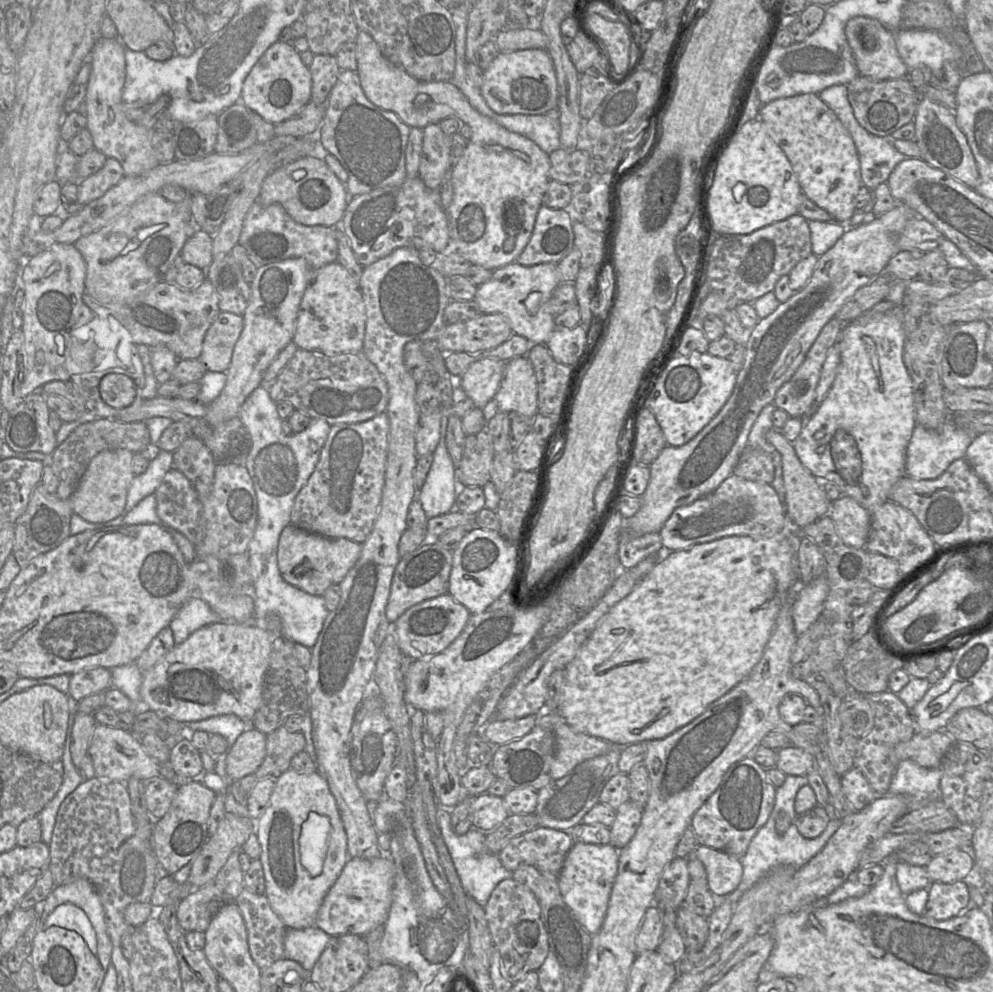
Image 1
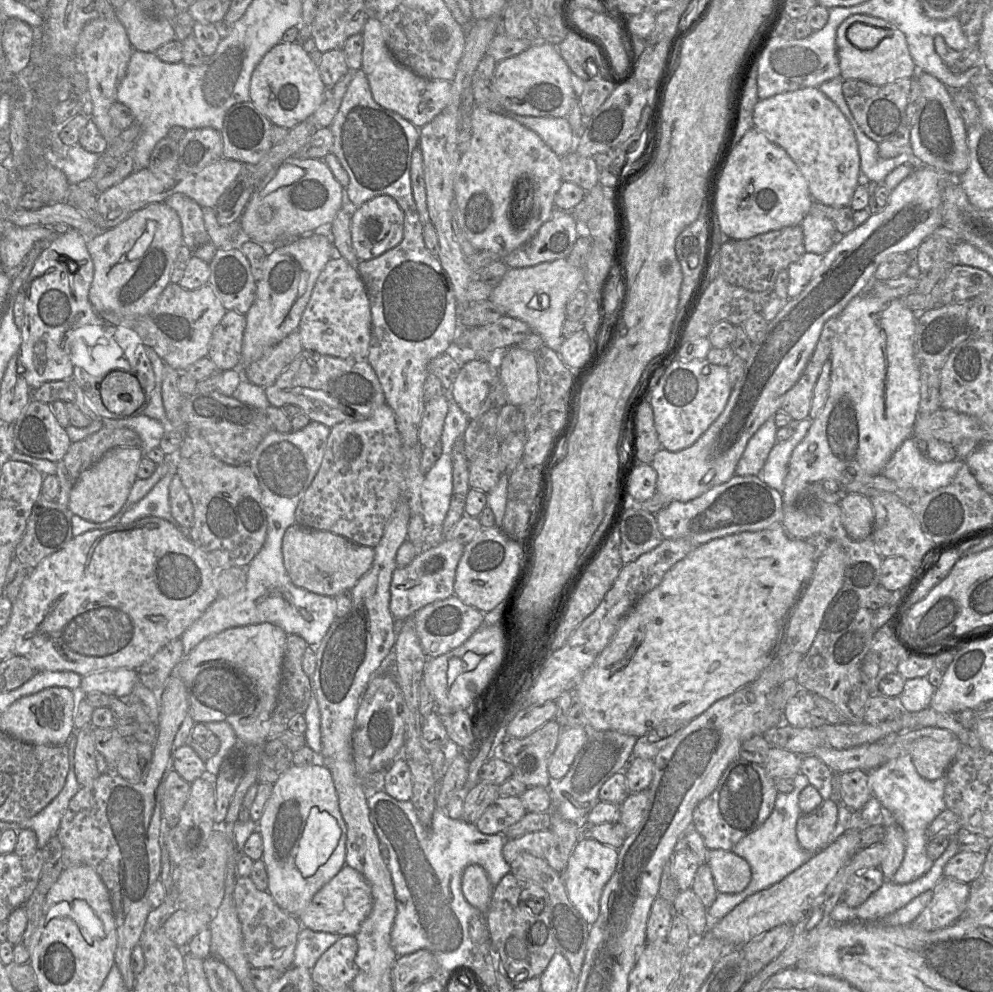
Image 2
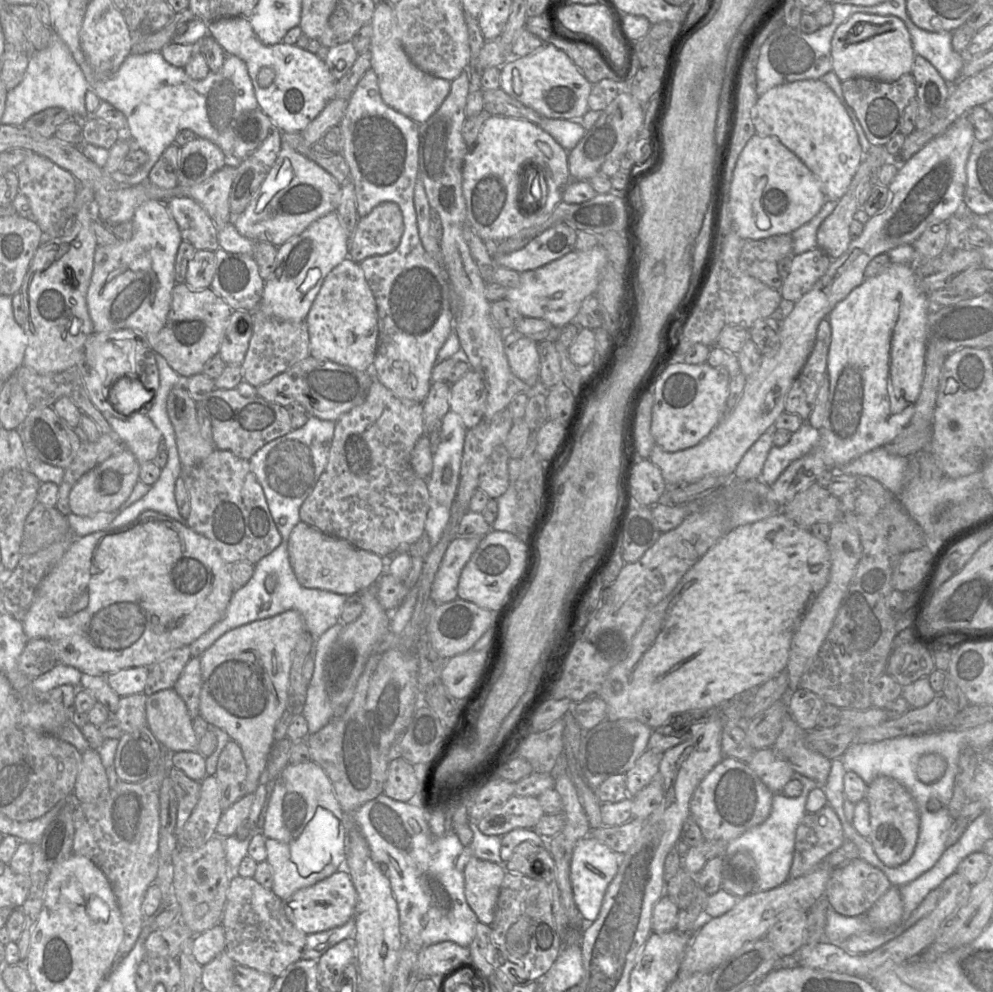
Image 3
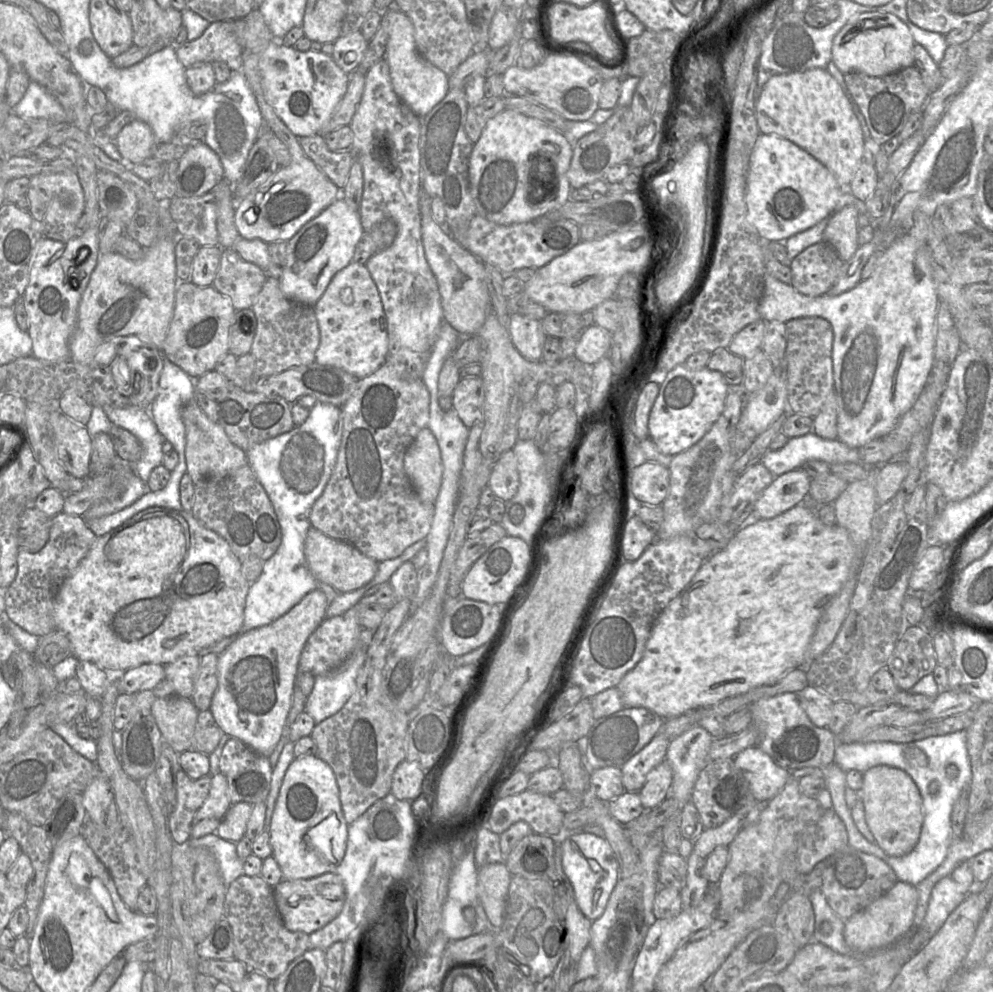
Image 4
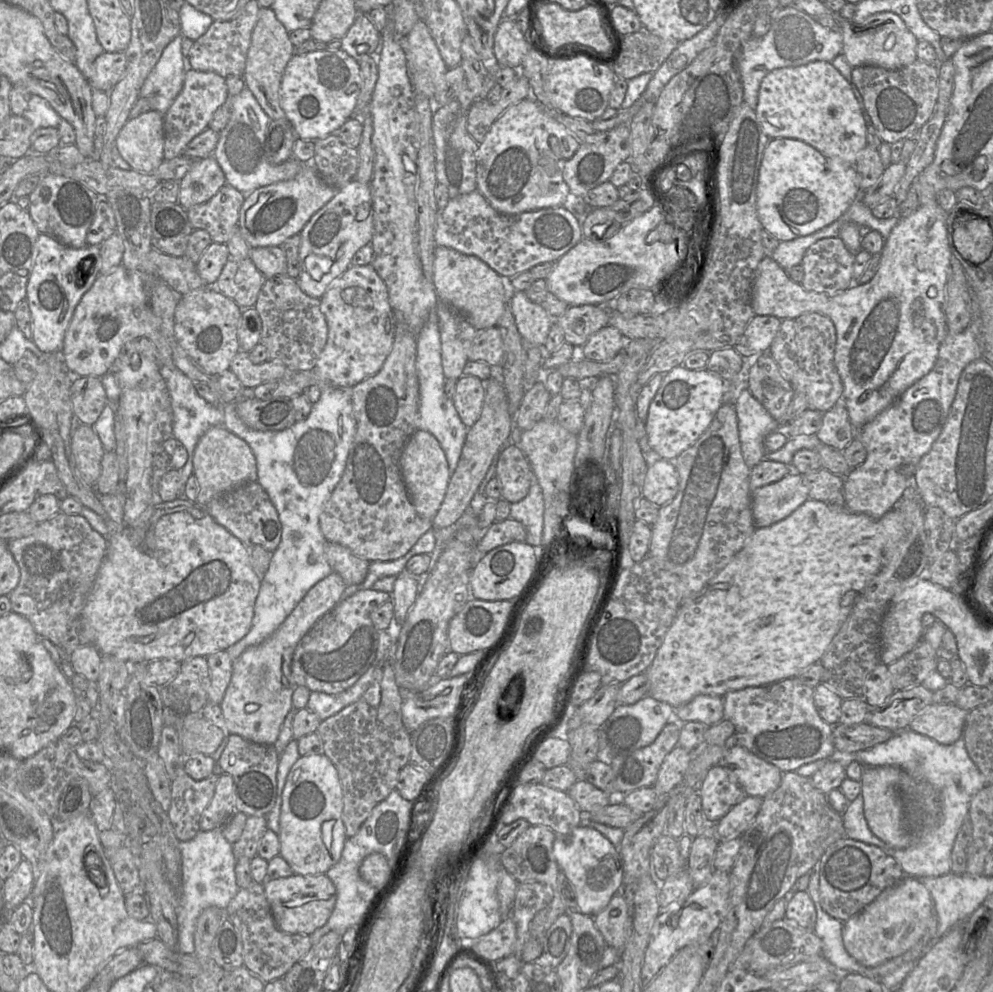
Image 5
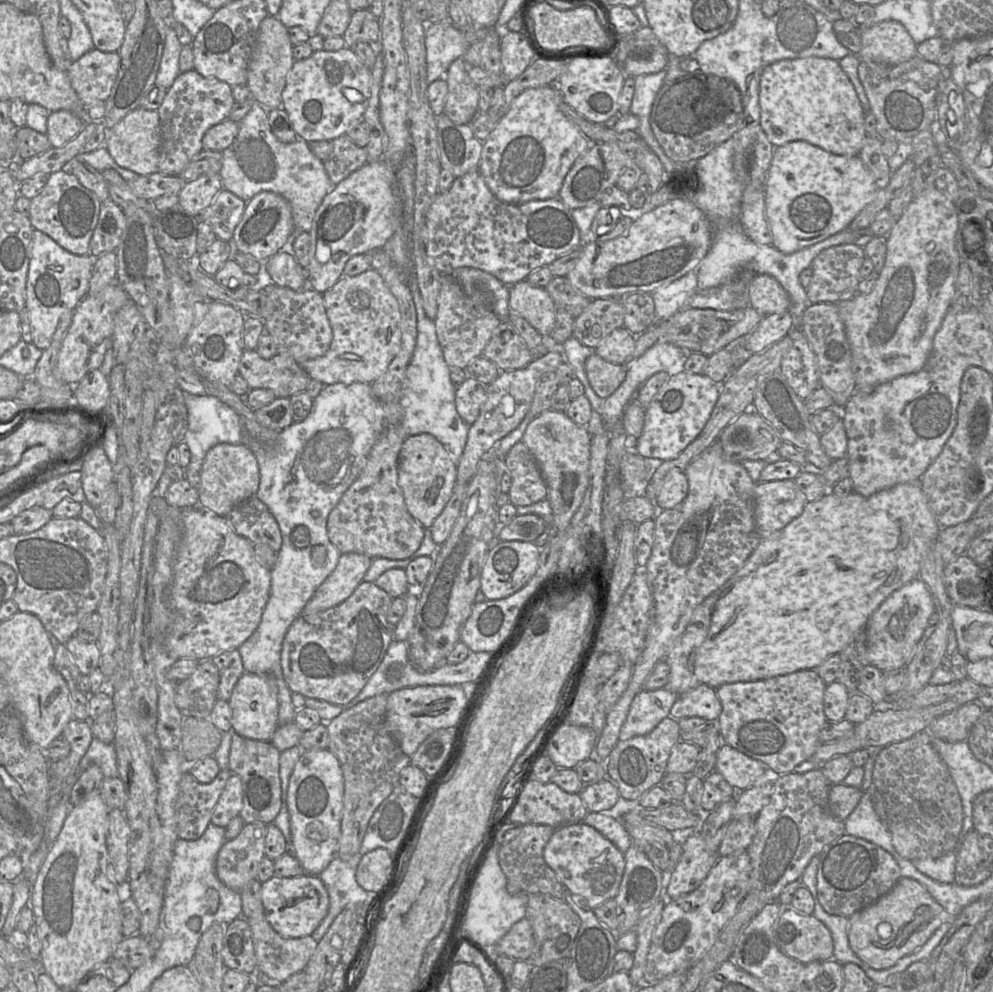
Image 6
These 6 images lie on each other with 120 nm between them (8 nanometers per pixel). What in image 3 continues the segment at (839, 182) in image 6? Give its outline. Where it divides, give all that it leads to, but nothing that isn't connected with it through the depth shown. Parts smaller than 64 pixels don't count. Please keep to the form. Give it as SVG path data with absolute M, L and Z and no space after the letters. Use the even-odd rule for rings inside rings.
M753 135L740 153L730 186L732 230L743 239L791 234L810 221L826 202L818 178L778 138Z

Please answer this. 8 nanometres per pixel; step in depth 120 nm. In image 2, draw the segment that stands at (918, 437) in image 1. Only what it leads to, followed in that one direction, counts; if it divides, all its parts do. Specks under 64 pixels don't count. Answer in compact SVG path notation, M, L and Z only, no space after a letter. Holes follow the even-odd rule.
M911 436L894 452L881 473L902 488L930 493L949 485L963 463L961 459L944 463L928 460Z

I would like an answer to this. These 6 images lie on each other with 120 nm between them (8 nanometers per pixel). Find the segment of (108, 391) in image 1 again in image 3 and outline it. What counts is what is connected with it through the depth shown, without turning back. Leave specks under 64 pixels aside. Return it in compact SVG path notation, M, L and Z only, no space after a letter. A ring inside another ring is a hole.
M124 376L110 387L108 400L117 412L123 415L131 415L154 396L139 379Z

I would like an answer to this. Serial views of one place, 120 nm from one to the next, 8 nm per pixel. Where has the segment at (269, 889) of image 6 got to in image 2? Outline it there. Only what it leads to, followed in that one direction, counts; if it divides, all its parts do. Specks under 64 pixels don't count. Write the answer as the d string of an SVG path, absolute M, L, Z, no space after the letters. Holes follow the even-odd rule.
M345 865L314 895L307 907L298 914L297 919L302 926L313 931L336 933L340 936L356 935L370 914L372 906L370 884L360 872Z

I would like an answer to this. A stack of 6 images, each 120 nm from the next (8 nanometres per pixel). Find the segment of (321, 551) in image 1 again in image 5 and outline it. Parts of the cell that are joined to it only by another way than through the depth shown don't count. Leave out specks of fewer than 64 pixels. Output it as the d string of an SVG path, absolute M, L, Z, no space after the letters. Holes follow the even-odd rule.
M326 539L325 555L333 571L340 574L347 585L359 584L365 580L370 561L357 556L348 547Z

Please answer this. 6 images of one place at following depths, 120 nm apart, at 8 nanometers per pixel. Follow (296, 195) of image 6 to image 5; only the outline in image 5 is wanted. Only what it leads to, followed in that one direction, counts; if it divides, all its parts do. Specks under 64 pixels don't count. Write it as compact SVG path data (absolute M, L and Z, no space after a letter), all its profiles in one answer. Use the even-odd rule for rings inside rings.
M245 87L238 95L230 96L231 116L220 132L213 157L221 167L226 184L246 194L256 188L294 178L304 167L304 163L289 158L281 164L271 164L264 157L266 129L270 118L263 111L252 92Z

